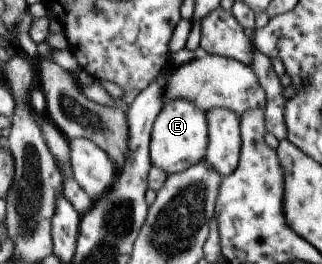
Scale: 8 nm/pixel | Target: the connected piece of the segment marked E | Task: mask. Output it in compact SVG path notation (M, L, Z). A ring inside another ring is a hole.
M185 100L168 101L161 106L152 123L148 145L151 165L162 169L167 176L183 171L204 157L207 142L204 111Z

